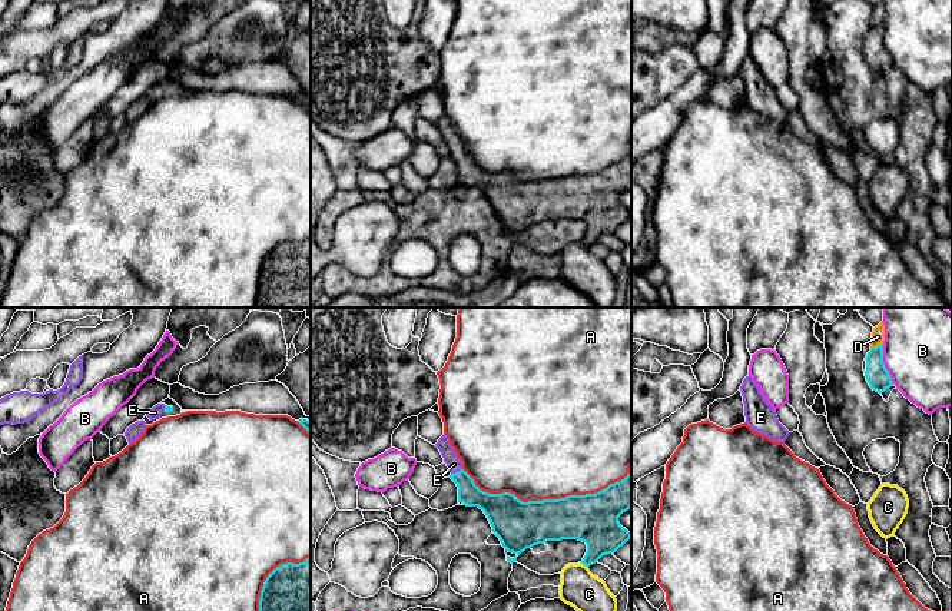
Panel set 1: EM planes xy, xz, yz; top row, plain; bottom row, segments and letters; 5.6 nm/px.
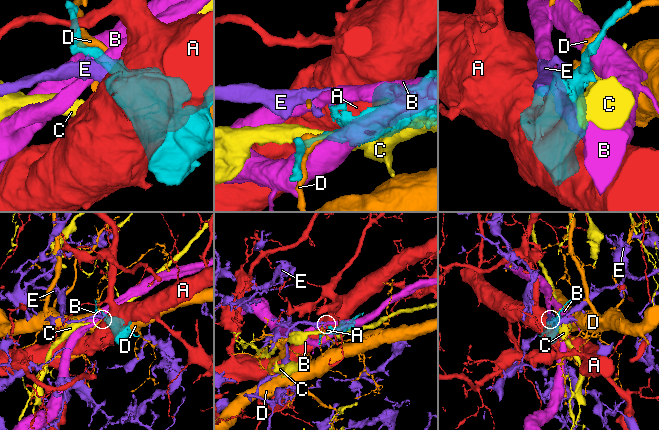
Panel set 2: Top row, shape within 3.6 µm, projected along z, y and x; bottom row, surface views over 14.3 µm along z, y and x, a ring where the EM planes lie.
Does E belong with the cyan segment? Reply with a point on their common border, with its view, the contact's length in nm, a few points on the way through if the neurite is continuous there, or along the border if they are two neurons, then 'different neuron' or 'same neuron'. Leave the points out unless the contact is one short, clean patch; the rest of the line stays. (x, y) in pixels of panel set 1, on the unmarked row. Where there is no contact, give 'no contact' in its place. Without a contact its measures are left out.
meets cyan in xz at (455, 152); contact 70 nm long; runs through xz (468, 172), (464, 160), (455, 152), (454, 143); same neuron

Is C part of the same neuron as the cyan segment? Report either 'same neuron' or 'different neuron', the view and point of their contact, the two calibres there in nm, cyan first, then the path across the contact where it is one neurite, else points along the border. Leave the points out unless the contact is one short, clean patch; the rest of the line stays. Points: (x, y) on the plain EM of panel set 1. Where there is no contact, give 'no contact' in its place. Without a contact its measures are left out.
different neuron; meets cyan in xz at (584, 243); 260 nm thick on the cyan side, 220 nm on the other; border along xz (580, 242), (587, 246)

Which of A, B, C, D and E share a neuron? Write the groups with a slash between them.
A / B / C / D / E

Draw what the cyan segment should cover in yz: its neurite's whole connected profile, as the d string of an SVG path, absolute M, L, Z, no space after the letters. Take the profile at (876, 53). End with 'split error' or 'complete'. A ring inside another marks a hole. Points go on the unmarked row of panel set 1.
M883 24L872 27L866 34L865 56L869 66L882 73L893 66L892 57L883 43Z; complete

